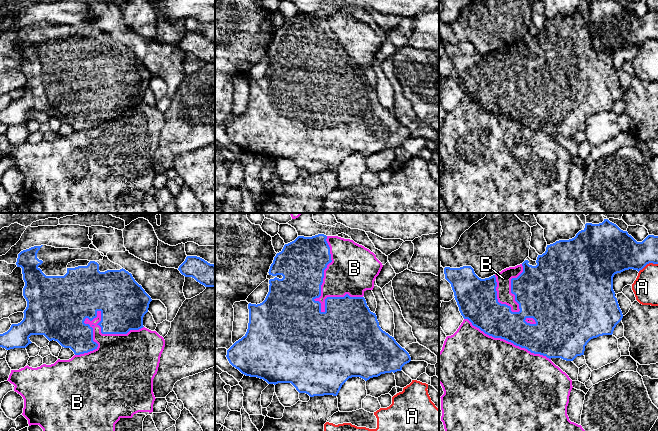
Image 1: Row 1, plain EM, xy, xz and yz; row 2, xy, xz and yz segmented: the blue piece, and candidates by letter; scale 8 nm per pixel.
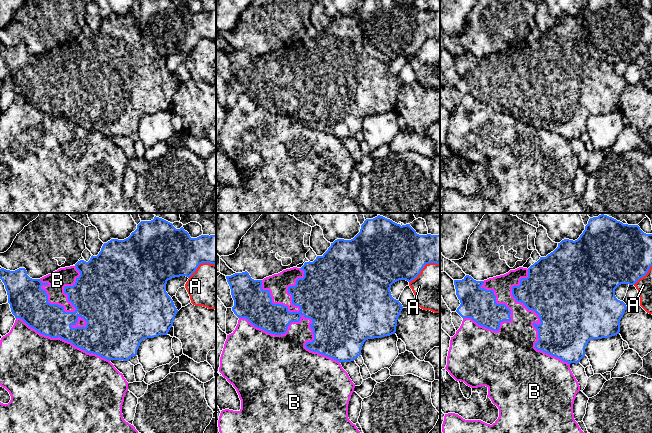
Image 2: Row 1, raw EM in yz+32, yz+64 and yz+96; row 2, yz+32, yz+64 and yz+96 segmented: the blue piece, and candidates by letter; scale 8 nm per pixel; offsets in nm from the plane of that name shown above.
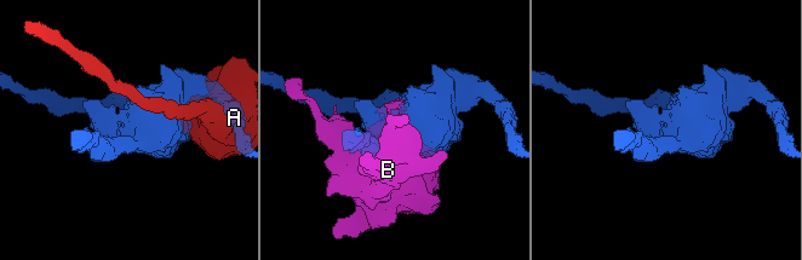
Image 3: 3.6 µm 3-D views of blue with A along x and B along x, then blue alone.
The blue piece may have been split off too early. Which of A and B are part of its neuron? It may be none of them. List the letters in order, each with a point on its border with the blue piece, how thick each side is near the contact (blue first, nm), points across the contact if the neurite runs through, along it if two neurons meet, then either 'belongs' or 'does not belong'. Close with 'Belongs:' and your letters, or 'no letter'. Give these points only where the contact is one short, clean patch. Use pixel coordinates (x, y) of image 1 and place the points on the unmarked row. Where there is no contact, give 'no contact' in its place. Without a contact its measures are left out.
A: meets blue in yz at (647, 39); 320 nm thick on the blue side, 200 nm on the other; does not belong
B: meets blue in xy at (96, 89); 400 nm thick on the blue side, 140 nm on the other; does not belong
Belongs: no letter

